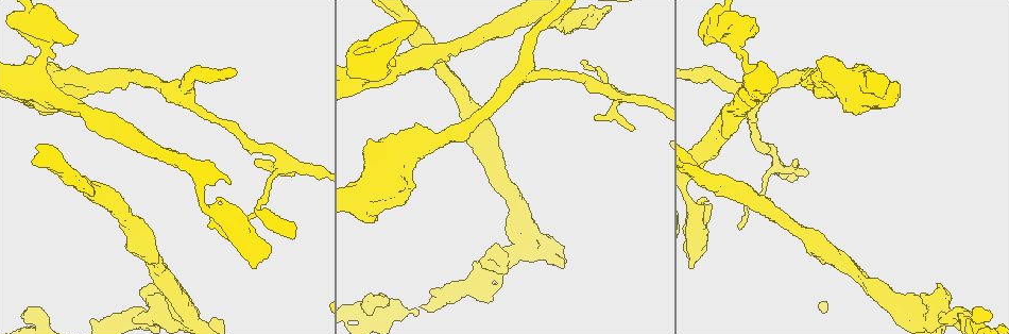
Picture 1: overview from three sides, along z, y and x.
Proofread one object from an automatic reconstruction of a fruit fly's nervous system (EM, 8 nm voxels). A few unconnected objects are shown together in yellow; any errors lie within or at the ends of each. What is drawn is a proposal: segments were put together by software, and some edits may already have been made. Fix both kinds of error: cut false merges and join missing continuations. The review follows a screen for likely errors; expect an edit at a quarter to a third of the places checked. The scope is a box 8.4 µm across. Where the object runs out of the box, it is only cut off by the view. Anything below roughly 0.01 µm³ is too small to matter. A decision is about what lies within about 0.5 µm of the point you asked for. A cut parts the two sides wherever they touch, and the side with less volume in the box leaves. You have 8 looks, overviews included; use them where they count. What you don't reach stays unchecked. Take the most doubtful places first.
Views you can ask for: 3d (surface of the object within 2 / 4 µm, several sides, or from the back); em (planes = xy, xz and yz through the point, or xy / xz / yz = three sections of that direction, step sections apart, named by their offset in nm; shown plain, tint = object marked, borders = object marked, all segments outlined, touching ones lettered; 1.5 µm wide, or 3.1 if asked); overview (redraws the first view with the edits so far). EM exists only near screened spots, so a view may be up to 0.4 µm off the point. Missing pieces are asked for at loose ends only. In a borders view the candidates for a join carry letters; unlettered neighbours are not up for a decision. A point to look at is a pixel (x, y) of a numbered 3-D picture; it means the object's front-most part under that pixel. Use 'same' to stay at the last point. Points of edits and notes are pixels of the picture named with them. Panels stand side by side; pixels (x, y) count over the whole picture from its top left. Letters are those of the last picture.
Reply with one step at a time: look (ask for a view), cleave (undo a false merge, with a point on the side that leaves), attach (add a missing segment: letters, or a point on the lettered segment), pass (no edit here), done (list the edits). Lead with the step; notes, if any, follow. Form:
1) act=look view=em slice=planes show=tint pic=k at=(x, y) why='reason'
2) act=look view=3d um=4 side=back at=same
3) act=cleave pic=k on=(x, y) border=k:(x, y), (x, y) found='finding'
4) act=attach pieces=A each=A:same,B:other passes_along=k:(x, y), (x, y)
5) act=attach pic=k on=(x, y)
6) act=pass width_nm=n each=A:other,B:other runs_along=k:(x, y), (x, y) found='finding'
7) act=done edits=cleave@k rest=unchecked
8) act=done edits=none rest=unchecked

act=look view=em slice=xy step=8 show=plain pic=1 at=(373, 217) why='thick end'

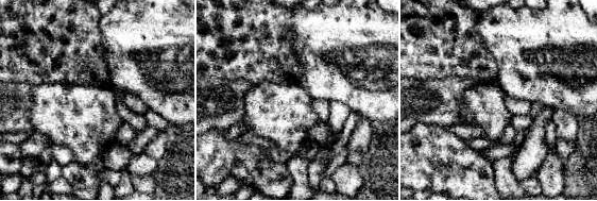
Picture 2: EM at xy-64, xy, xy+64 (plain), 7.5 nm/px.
act=look view=em slice=xy step=8 show=borders at=same

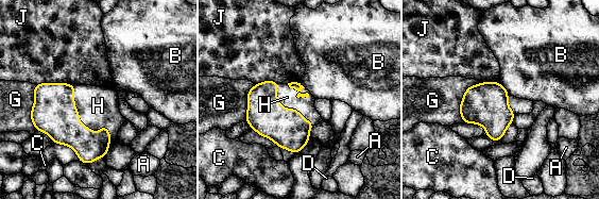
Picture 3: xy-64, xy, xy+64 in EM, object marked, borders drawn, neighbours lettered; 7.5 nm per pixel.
act=attach pieces=H each=A:other,B:other,C:other,D:other,G:other,H:same,J:other passes_along=3:(56, 115), (87, 127), (98, 105) found='the neuron continues'

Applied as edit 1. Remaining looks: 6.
act=look view=3d um=2 pic=1 at=(977, 315) why='sharp bend'

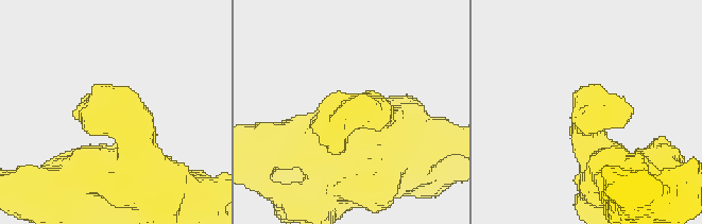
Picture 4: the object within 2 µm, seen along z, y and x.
act=look view=em slice=planes show=plain pic=4 at=(115, 111) why='shape alone is not enough'

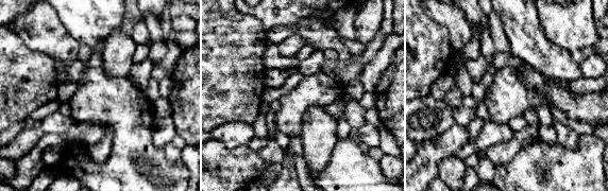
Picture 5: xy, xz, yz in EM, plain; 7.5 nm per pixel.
act=look view=em slice=planes show=borders at=same why='see the neighbours'

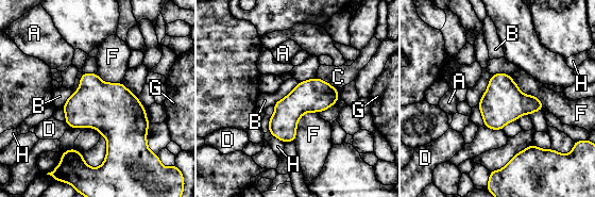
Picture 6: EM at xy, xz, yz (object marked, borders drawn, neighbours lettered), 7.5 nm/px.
act=pass each=A:other,B:other,C:other,D:other,F:other,G:other,H:other border=6:(509, 75), (543, 110) found='one neuron here'

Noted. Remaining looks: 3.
act=look view=3d um=4 pic=1 at=(281, 158) why='branch point'

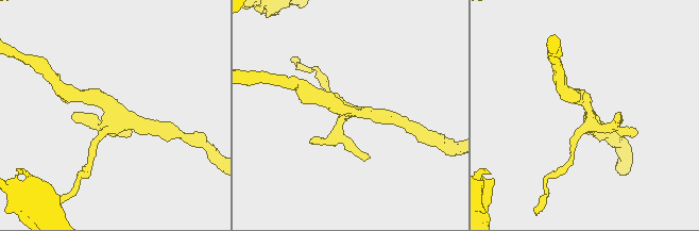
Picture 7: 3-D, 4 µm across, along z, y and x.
act=look view=em slice=planes show=plain pic=7 at=(588, 109) why='shape alone is not enough'

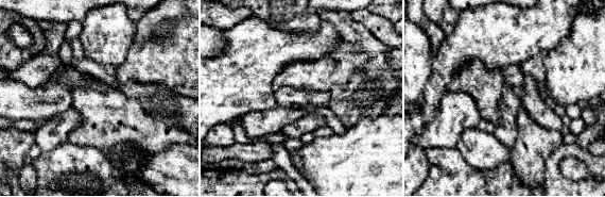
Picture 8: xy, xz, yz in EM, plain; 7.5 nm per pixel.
act=look view=em slice=planes show=borders at=same why='see the neighbours'

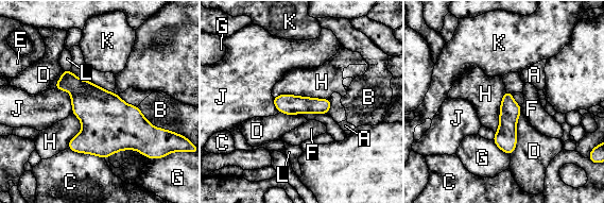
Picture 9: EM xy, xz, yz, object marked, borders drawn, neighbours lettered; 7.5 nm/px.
act=pass each=A:other,B:other,C:other,D:other,E:other,F:other,G:other,H:other,J:other,K:other,L:other found='one neuron here'

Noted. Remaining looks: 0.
act=done edits=attach@3 rest=unchecked

